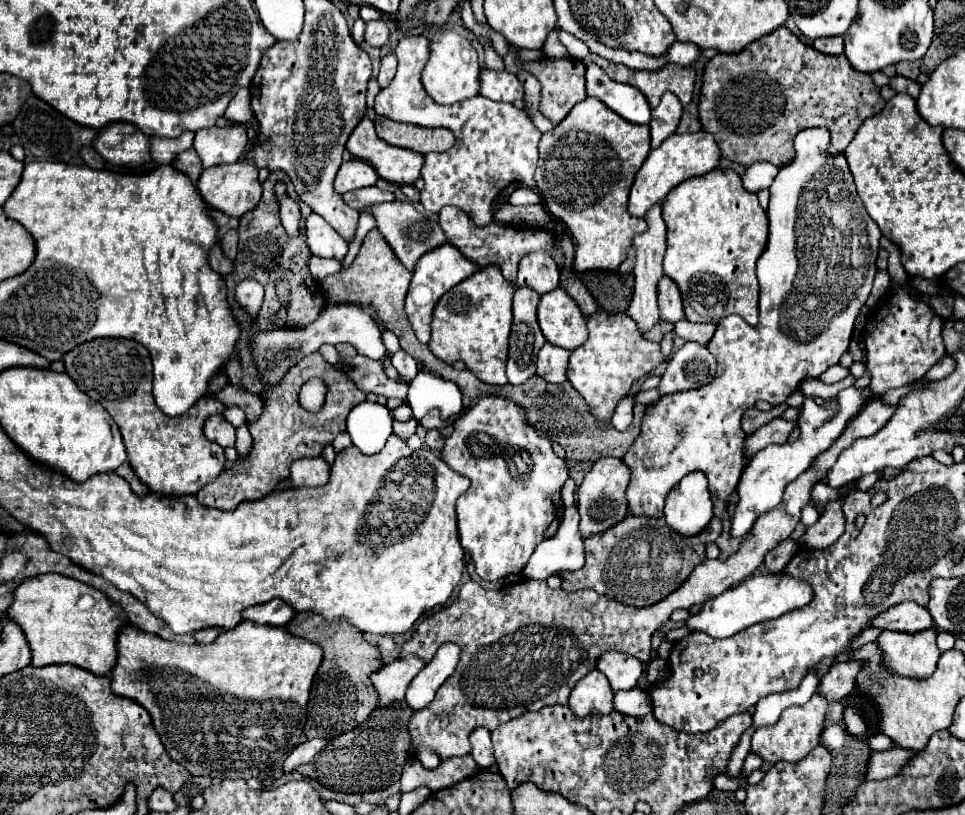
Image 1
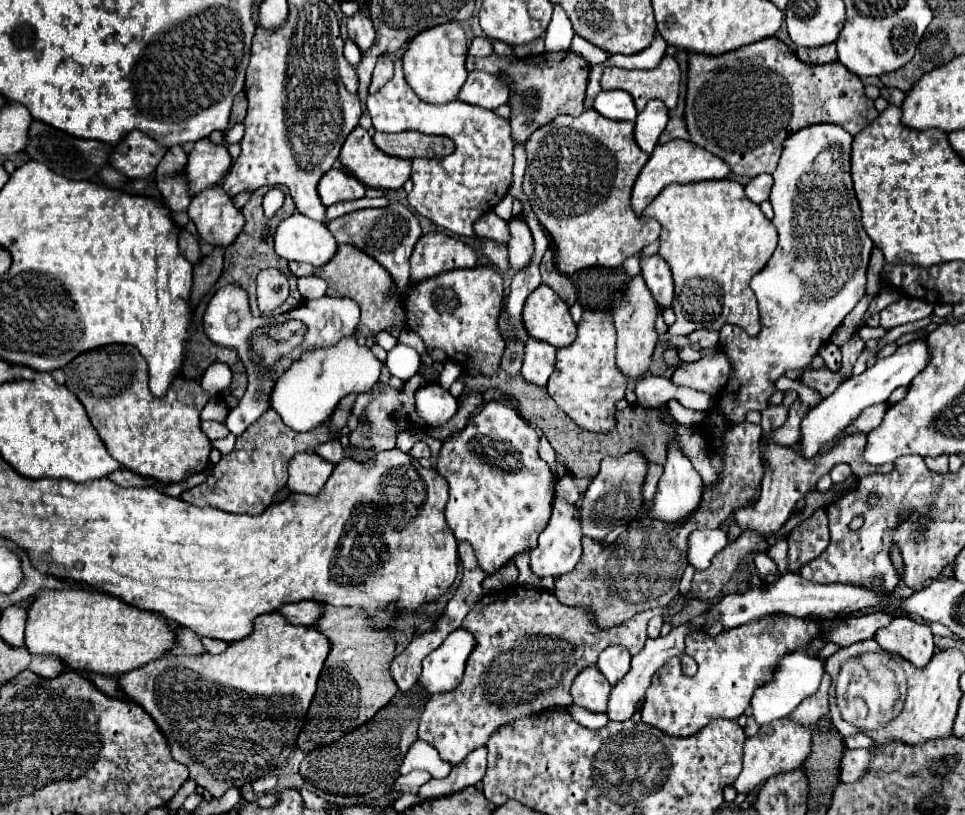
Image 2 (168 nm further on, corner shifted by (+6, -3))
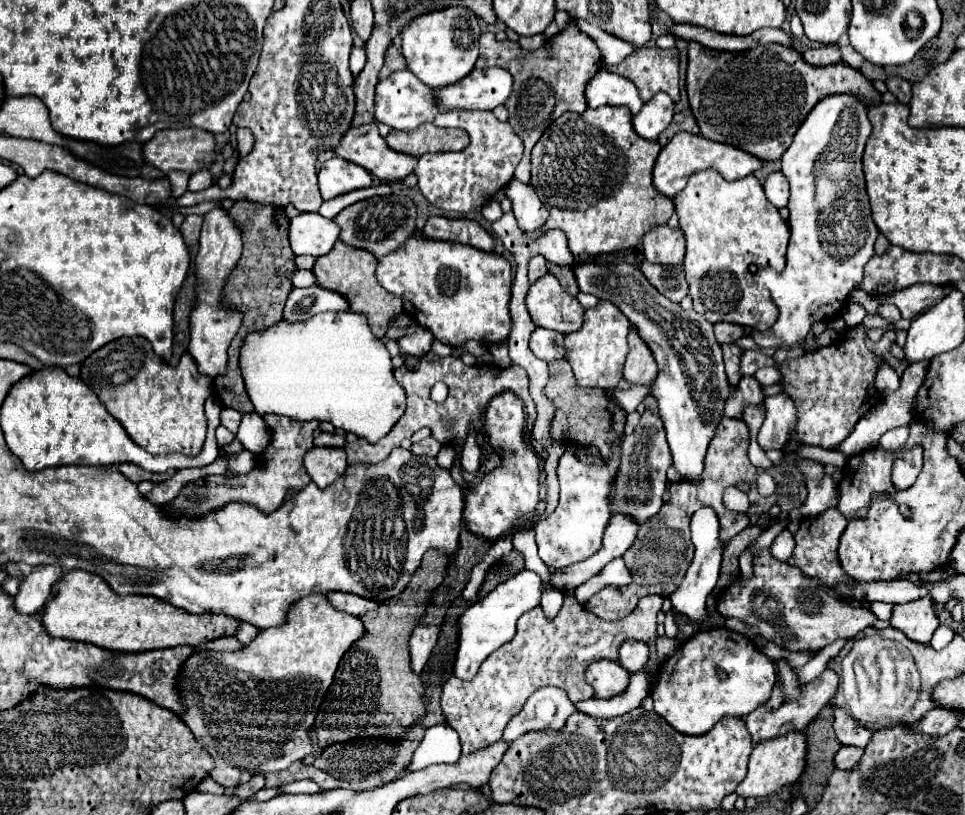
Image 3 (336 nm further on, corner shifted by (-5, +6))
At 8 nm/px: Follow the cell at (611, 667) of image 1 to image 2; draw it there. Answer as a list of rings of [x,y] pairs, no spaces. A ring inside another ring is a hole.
[[[609,646],[599,654],[597,668],[607,678],[607,682],[615,686],[631,670],[631,654],[621,646]]]

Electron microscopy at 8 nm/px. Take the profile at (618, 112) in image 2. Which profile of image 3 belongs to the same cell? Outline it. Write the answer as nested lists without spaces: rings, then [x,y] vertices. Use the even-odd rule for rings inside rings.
[[[604,67],[588,83],[586,101],[592,109],[602,105],[626,105],[632,113],[638,113],[642,107],[636,85],[632,85],[632,81],[624,81],[620,75],[608,73]]]

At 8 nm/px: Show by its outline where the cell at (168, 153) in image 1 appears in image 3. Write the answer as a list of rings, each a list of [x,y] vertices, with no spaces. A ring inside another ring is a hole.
[[[180,171],[168,173],[168,181],[170,181],[170,187],[172,187],[172,197],[180,197],[186,191],[188,179],[190,177],[186,173],[180,173]]]

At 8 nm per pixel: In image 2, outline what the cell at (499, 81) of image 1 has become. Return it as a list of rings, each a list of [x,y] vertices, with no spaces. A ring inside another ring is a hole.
[[[469,72],[459,100],[487,110],[495,110],[509,100],[509,86],[487,72]]]

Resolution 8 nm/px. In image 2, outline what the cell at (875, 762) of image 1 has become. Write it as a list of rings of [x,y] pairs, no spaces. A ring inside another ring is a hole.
[[[845,750],[845,758],[841,762],[841,782],[857,782],[861,776],[865,776],[865,770],[871,760],[871,750]]]

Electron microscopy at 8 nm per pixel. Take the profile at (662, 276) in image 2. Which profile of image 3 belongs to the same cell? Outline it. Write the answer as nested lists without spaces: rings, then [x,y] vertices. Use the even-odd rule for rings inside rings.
[[[658,225],[656,229],[650,229],[642,237],[642,249],[644,257],[652,263],[662,265],[682,265],[684,259],[684,233],[682,229],[672,229],[668,225]]]

